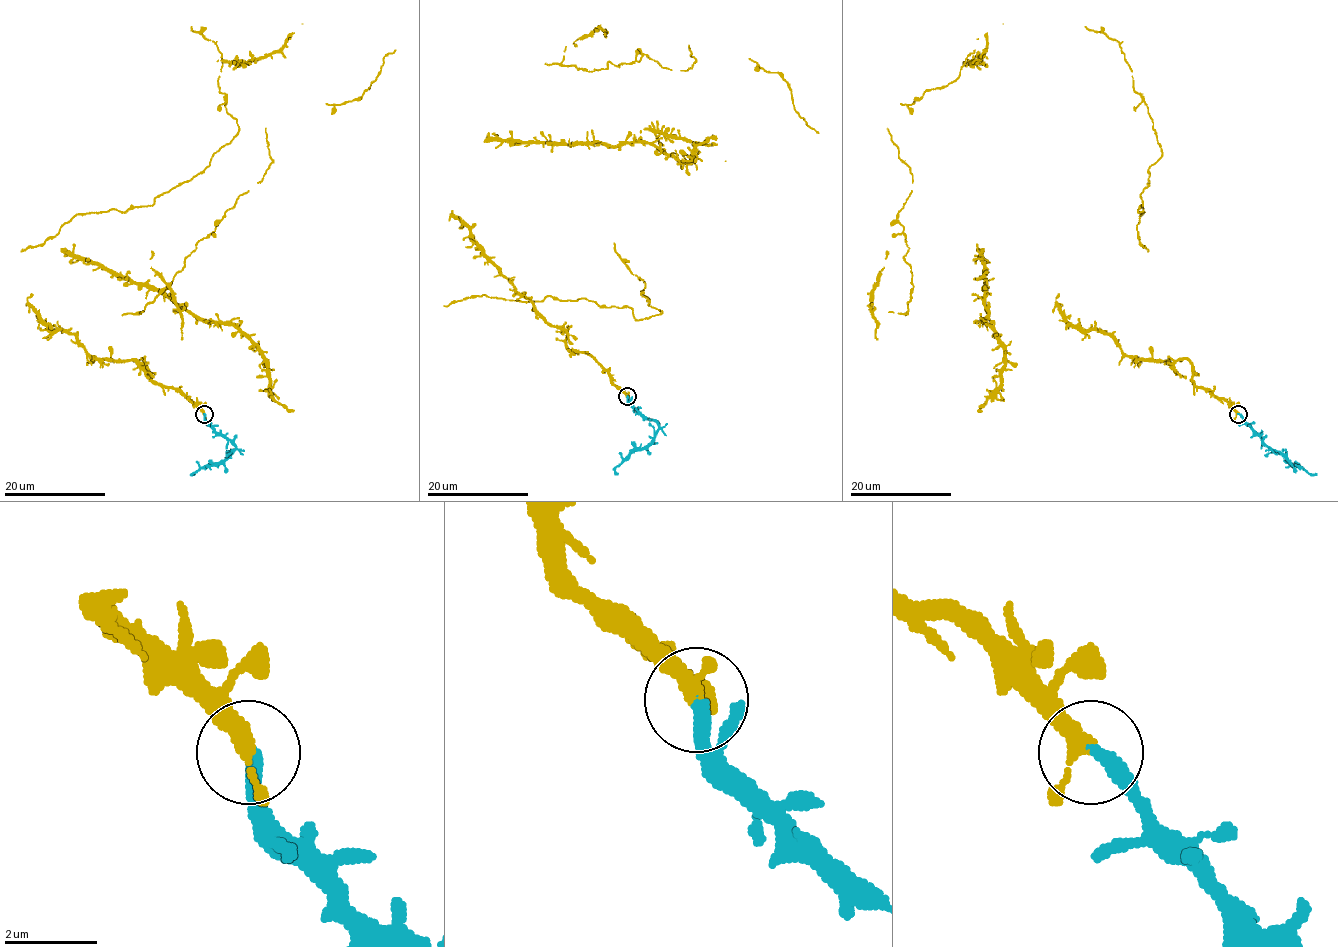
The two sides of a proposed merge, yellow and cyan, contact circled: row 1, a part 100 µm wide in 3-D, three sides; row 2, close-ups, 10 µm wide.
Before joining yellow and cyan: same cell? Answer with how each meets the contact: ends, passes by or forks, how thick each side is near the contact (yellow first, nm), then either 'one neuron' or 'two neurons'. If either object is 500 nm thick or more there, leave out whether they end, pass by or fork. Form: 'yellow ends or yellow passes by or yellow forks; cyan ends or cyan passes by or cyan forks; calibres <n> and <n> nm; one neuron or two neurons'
yellow passes by; cyan ends; calibres 280 and 360 nm; one neuron

